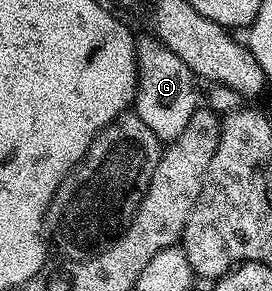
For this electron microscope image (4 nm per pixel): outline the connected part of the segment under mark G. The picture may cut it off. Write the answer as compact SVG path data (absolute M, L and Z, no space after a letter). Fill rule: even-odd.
M160 53L164 55L144 55L137 54L136 57L136 97L134 100L134 114L138 116L154 133L154 137L160 140L161 144L167 145L172 143L186 129L190 117L194 117L197 107L201 106L202 99L196 96L197 76L186 69L186 61L182 57L171 53Z

